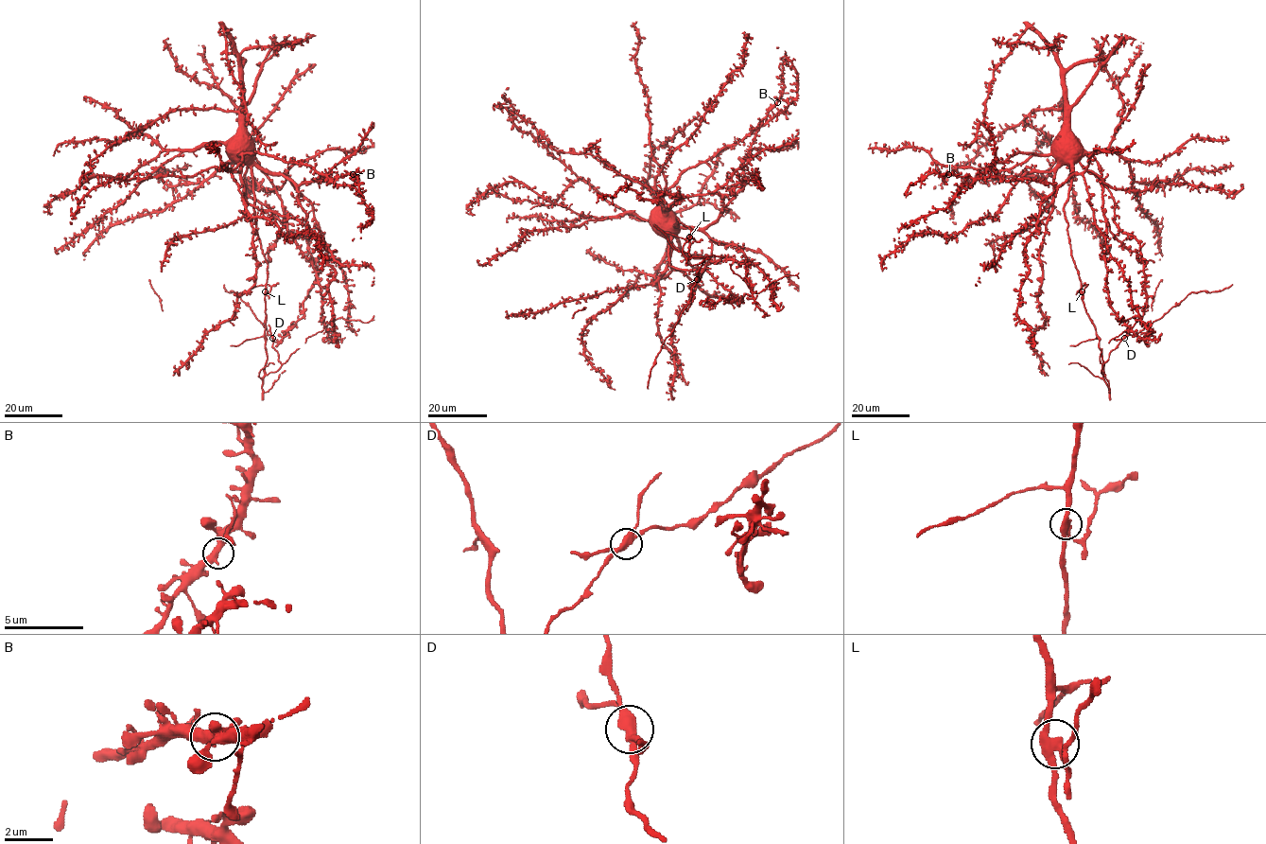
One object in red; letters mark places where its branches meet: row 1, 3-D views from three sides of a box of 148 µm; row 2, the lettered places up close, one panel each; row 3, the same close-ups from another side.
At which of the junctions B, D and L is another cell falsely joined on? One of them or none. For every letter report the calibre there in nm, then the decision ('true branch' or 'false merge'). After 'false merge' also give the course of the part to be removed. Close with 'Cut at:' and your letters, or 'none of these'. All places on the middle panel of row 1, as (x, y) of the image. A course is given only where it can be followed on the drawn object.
B: calibre 360 nm; true branch
D: calibre 360 nm; true branch
L: calibre 320 nm; false merge; course (689, 237), (696, 241), (702, 239)
Cut at: L

